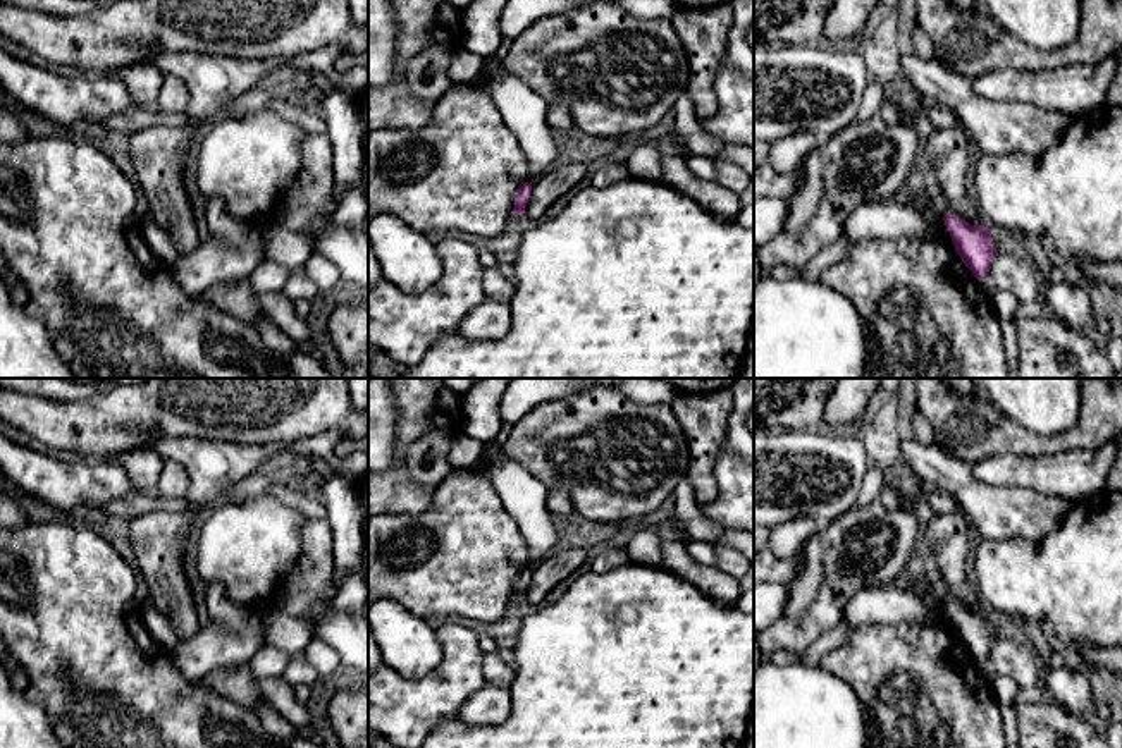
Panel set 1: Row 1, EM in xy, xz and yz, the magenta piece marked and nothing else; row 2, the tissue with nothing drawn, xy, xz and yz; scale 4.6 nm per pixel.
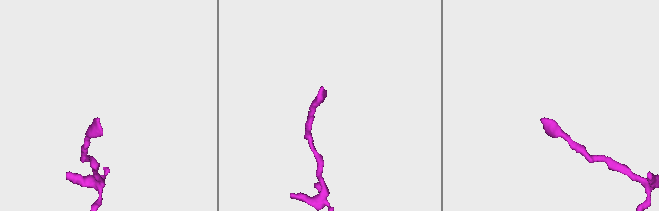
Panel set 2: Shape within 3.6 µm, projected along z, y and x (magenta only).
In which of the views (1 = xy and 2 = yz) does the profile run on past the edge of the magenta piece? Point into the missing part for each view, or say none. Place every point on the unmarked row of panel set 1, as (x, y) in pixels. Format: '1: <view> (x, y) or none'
1: none
2: none

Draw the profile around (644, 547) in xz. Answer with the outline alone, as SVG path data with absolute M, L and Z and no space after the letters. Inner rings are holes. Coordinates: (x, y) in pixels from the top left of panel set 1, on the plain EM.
M640 528L630 540L626 547L626 554L632 562L645 564L645 566L661 566L663 552L661 552L661 538L654 531L654 528Z

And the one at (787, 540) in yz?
M797 518L771 530L768 549L776 559L800 554L804 543L819 530L811 518Z

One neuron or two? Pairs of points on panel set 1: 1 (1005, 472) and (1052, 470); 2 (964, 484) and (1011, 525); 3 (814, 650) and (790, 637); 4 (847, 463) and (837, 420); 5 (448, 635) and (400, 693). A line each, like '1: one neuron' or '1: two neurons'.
1: one neuron
2: one neuron
3: two neurons
4: two neurons
5: one neuron

